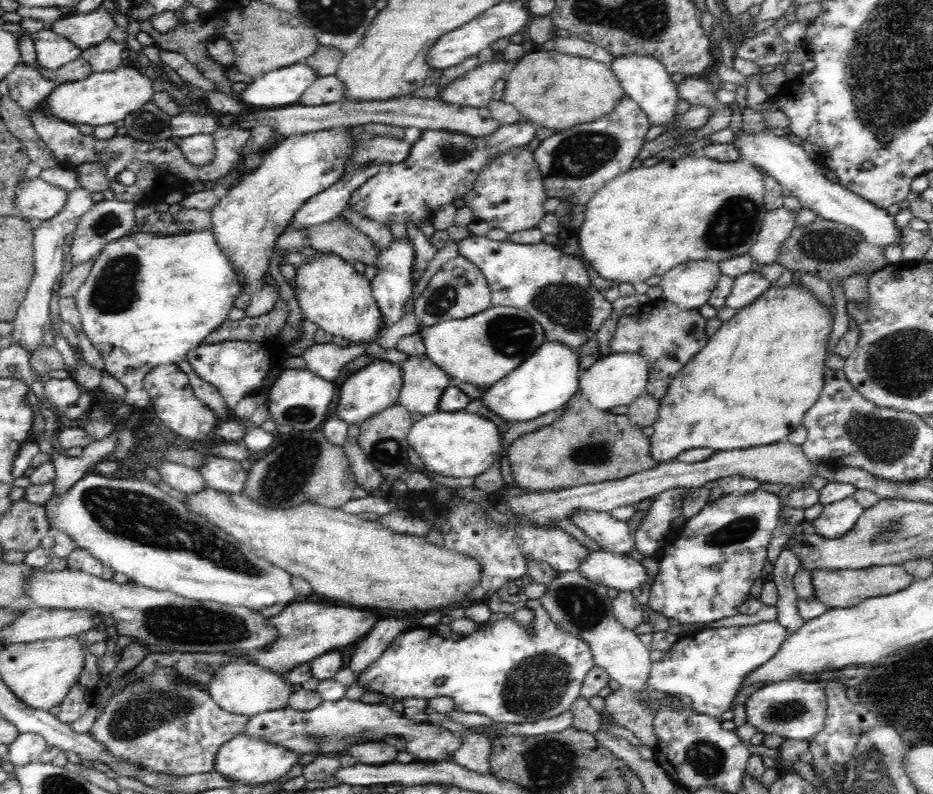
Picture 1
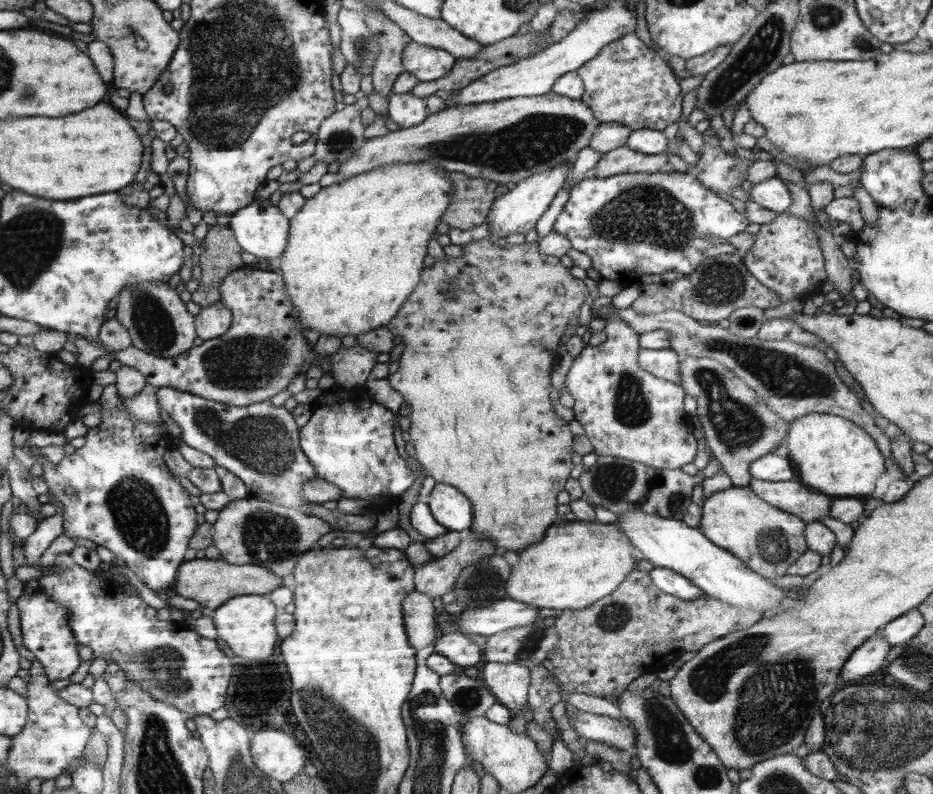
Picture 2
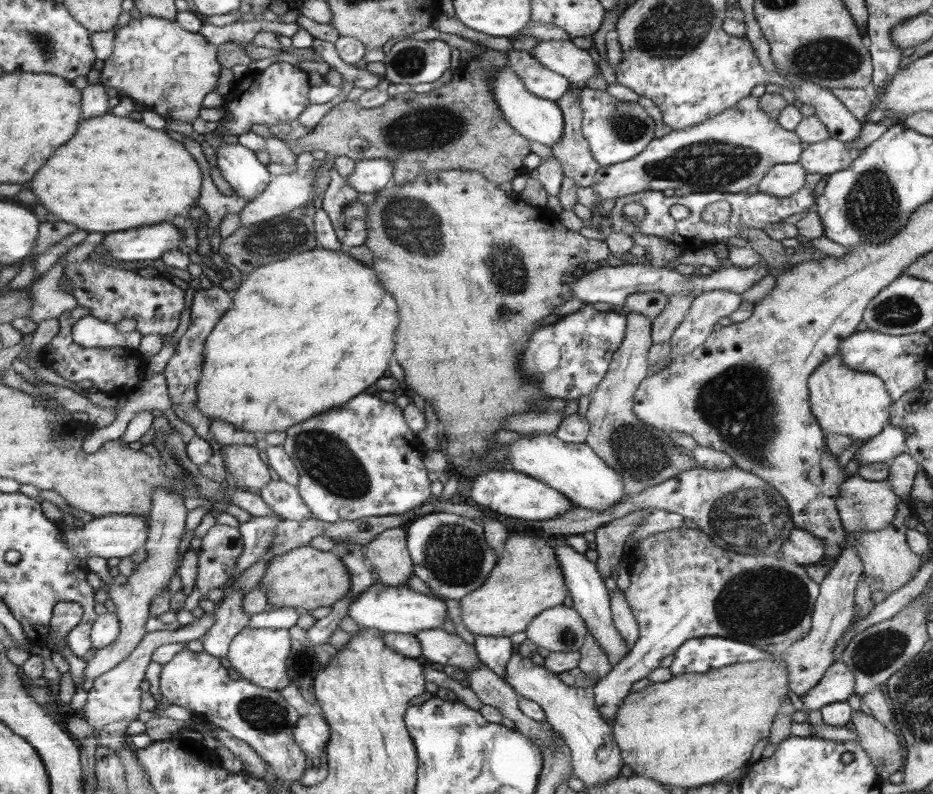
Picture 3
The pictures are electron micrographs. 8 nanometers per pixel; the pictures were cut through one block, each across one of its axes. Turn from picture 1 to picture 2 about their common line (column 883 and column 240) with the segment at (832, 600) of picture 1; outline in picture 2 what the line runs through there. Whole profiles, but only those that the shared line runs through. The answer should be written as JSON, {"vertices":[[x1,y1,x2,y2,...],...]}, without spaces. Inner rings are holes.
{"vertices":[[221,559,188,560,179,567,177,575,171,593,197,601,213,610,238,596,270,595,274,590,284,587,283,578,279,578,269,568,258,565,234,565]]}

